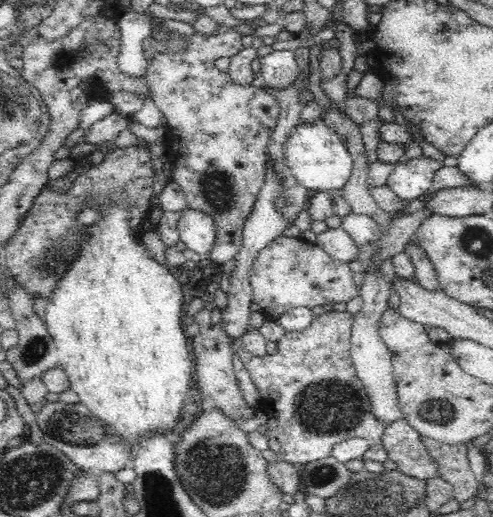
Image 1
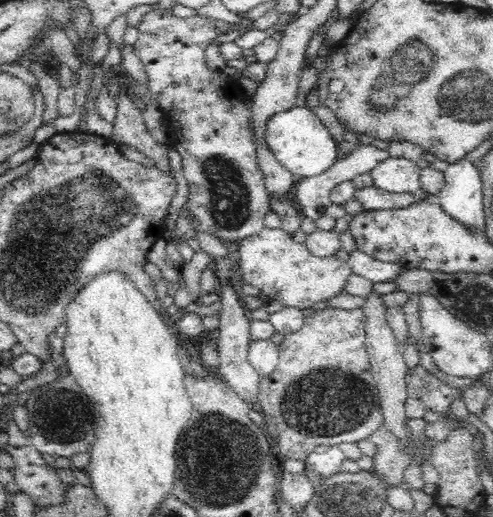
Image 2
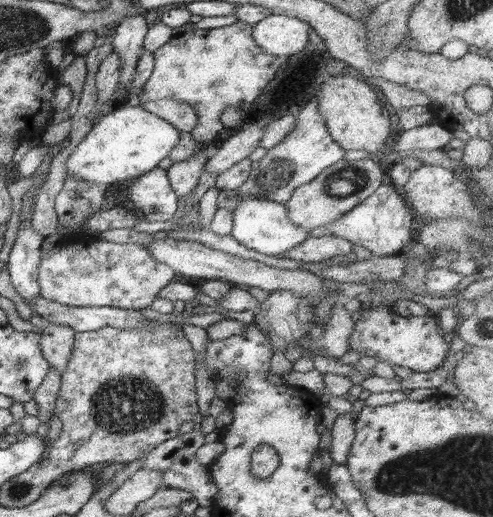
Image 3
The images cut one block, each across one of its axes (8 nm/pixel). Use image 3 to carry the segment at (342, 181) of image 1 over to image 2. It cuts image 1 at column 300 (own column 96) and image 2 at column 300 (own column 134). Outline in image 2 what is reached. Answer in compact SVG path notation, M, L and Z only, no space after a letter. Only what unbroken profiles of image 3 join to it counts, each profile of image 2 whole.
M305 106L278 111L266 123L265 141L278 162L297 179L326 172L338 160L338 145L324 123Z

